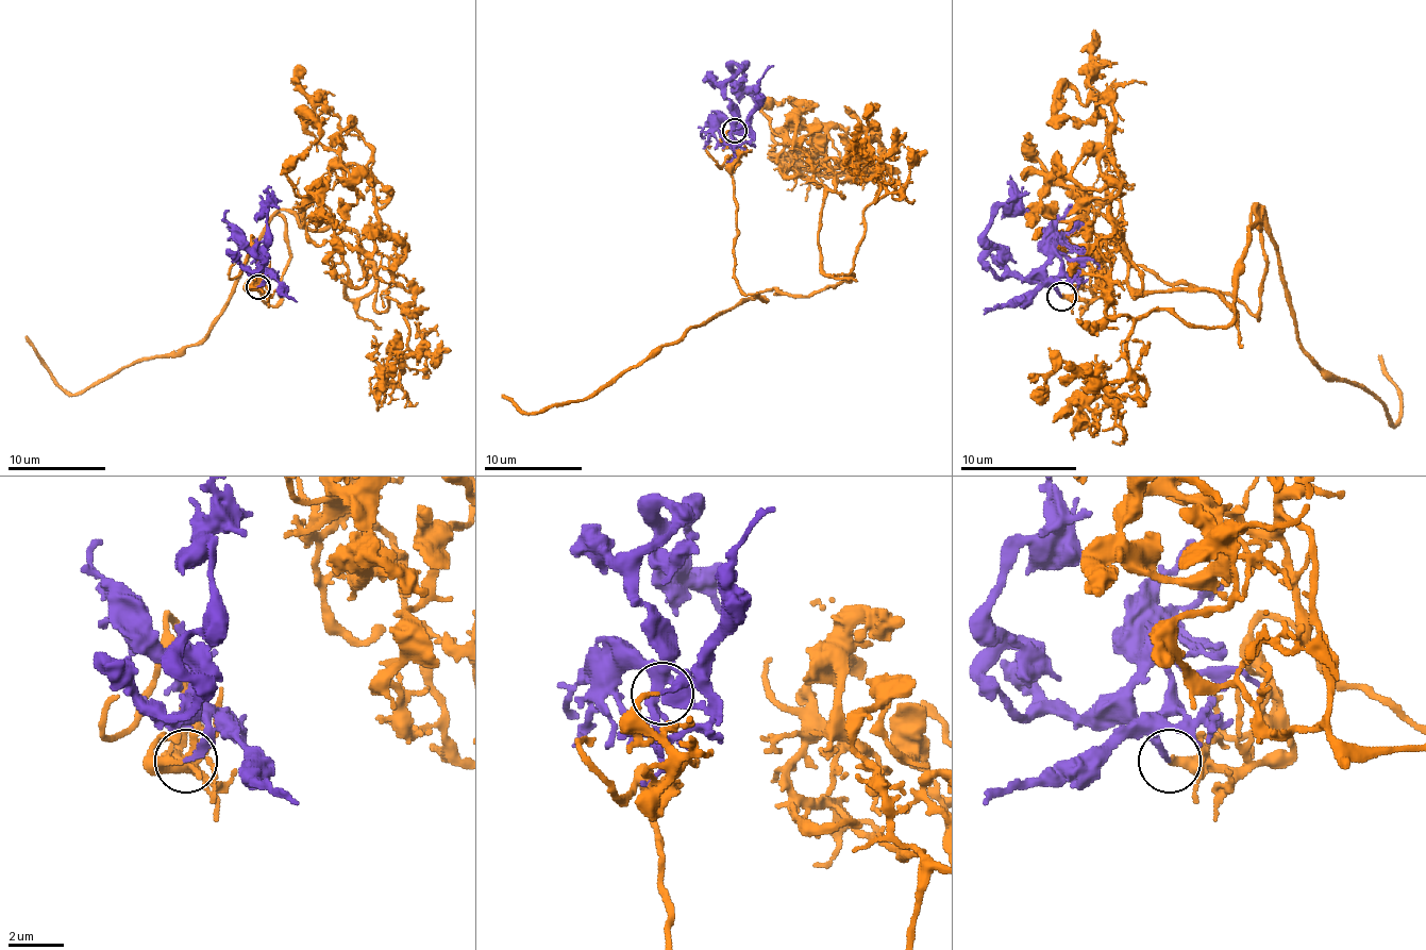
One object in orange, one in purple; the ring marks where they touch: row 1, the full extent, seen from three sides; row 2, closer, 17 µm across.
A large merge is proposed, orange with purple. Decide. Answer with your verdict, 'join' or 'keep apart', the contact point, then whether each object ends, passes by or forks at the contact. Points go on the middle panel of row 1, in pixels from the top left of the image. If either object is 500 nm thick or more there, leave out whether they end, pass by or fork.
join | (734, 130) | orange ends | purple ends

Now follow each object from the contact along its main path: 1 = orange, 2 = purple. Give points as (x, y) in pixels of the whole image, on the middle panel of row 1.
1: (734, 129), (734, 270), (766, 300), (851, 276), (821, 268), (824, 185), (785, 161), (775, 136), (790, 129)
2: (734, 129), (741, 127), (726, 98), (726, 83), (736, 66), (745, 68), (743, 88), (758, 102)

